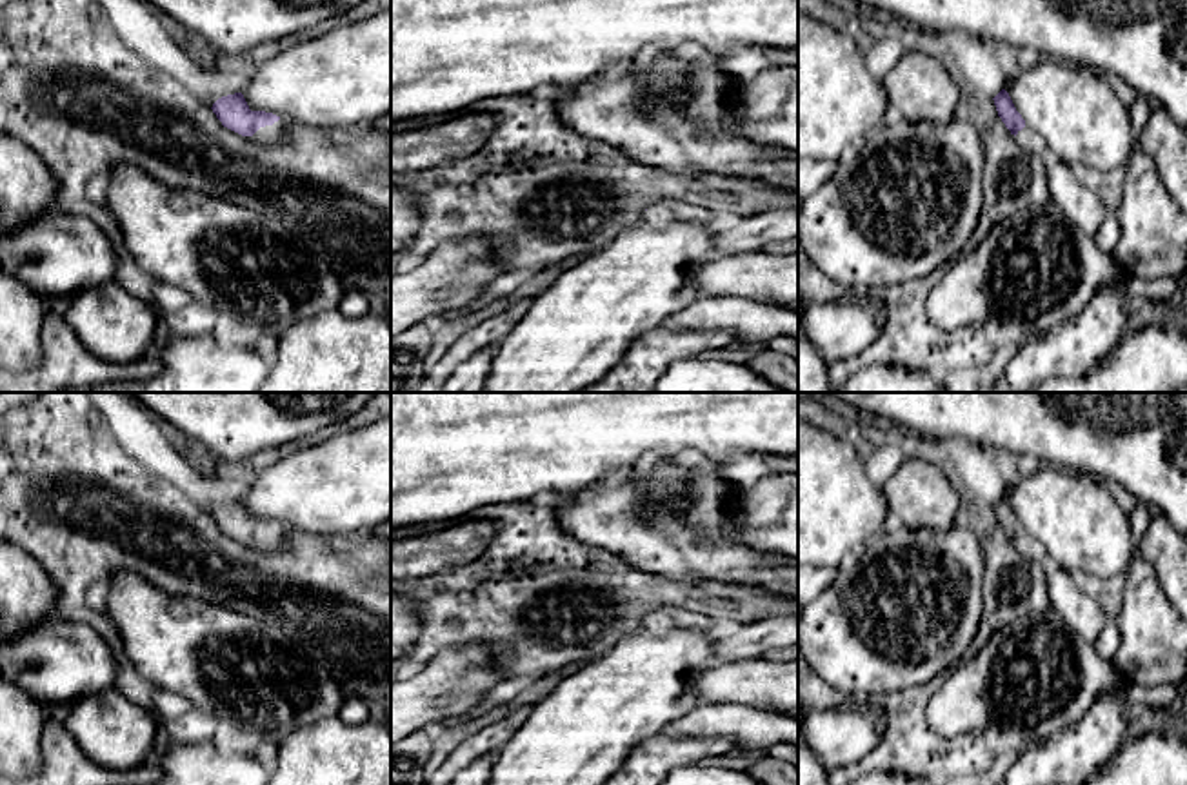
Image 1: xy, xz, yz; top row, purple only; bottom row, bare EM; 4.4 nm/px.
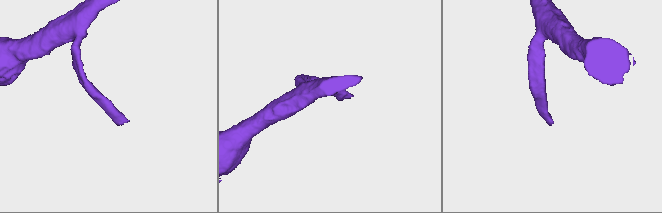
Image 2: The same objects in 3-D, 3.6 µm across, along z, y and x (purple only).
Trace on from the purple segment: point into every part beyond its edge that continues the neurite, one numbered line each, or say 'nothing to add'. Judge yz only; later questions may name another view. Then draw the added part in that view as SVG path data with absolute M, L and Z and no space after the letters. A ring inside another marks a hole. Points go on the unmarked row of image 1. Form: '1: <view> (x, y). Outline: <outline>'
1: yz (1027, 547). Outline: M1027 532L1022 538L1018 538L1016 549L1023 558L1027 558L1032 563L1045 565L1047 561L1045 549Z

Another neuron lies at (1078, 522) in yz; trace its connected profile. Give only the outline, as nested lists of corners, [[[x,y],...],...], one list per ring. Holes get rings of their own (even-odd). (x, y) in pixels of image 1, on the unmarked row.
[[[1043,467],[1005,498],[1025,532],[1071,574],[1123,576],[1140,549],[1129,512],[1089,474]]]

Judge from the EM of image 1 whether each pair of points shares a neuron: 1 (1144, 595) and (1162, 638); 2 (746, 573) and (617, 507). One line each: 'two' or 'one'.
1: one
2: one

